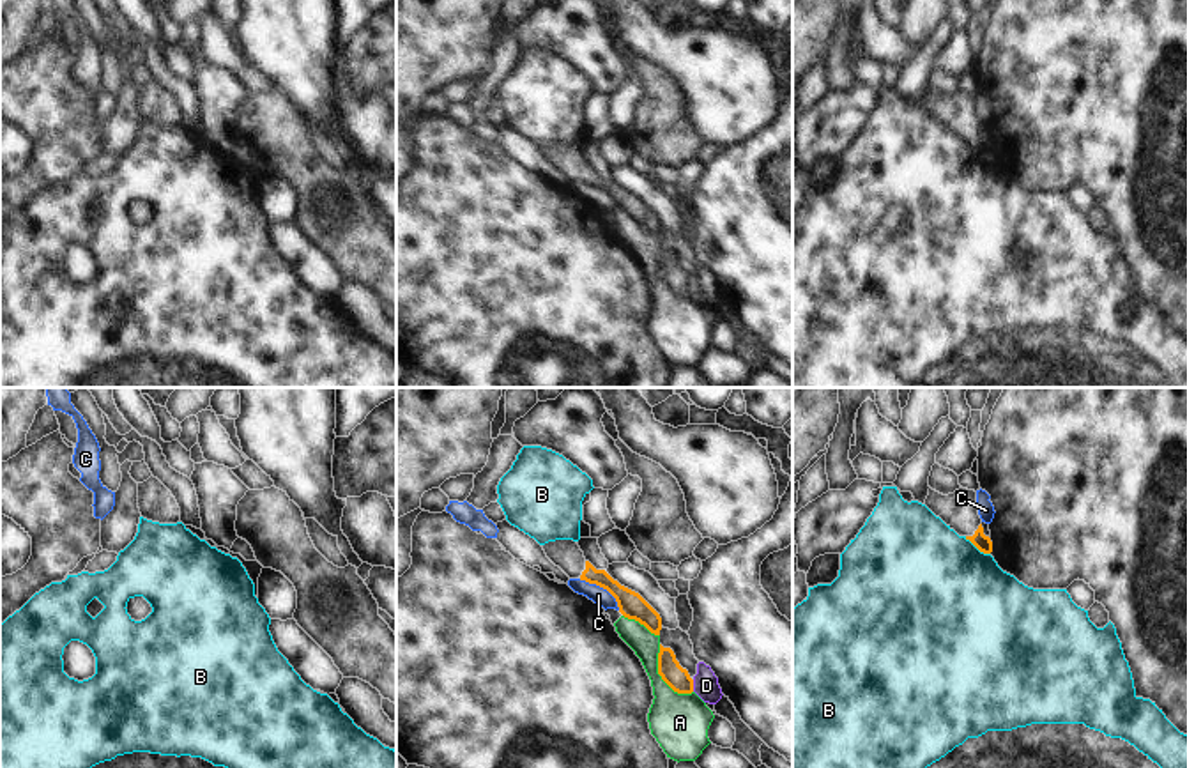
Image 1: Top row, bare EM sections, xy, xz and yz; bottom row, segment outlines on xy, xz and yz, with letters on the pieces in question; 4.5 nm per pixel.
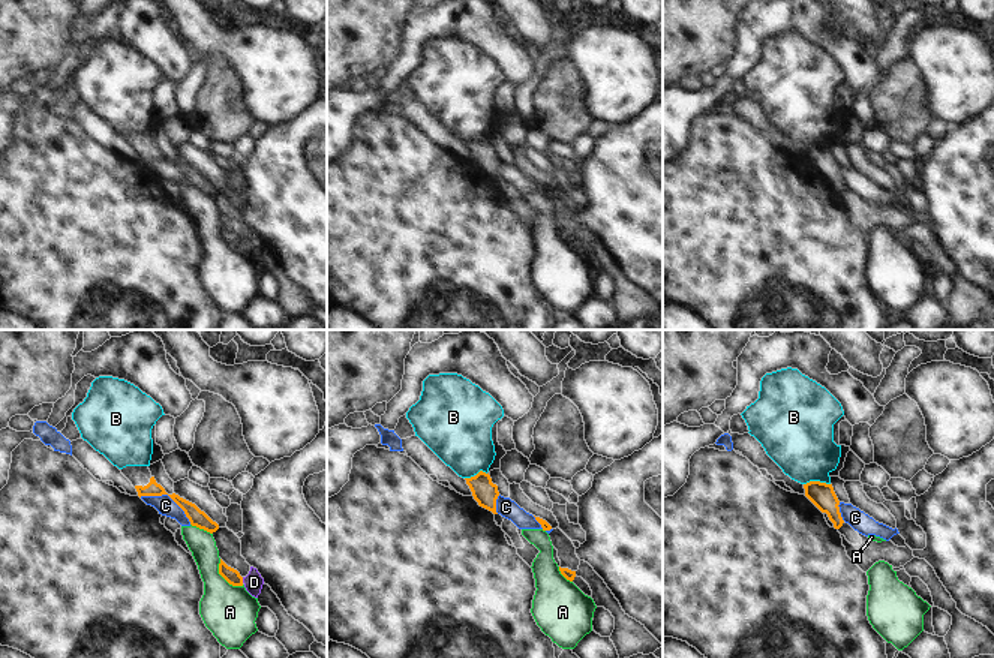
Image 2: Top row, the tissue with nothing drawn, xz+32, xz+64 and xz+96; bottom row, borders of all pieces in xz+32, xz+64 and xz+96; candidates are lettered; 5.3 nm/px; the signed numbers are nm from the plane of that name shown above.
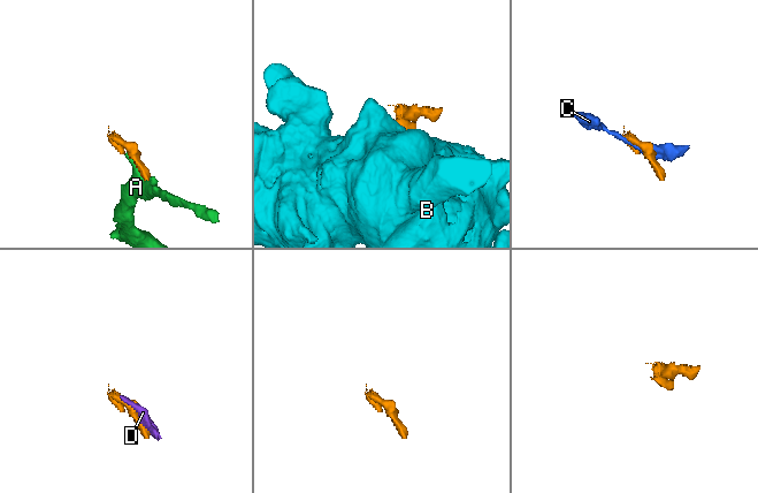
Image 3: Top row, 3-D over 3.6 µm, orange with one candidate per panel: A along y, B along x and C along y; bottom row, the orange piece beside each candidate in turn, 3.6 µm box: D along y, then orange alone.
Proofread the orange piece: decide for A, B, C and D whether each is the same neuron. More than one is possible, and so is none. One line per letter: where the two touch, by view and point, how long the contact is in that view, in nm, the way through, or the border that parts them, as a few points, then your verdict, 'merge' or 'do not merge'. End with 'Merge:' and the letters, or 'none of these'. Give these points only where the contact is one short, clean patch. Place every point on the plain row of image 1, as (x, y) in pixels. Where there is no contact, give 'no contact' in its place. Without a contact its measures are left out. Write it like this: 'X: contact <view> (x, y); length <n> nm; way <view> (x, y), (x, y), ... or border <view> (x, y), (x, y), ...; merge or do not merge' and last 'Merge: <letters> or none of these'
A: contact xz (660, 278); length 280 nm; border xz (658, 248), (658, 278), (674, 294), (690, 298); do not merge
B: contact yz (977, 151); length 150 nm; border yz (964, 140), (989, 158); do not merge
C: contact xz (602, 190); length 240 nm; do not merge
D: contact xz (692, 289); length 60 nm; border xz (692, 284), (694, 294); do not merge
Merge: none of these

